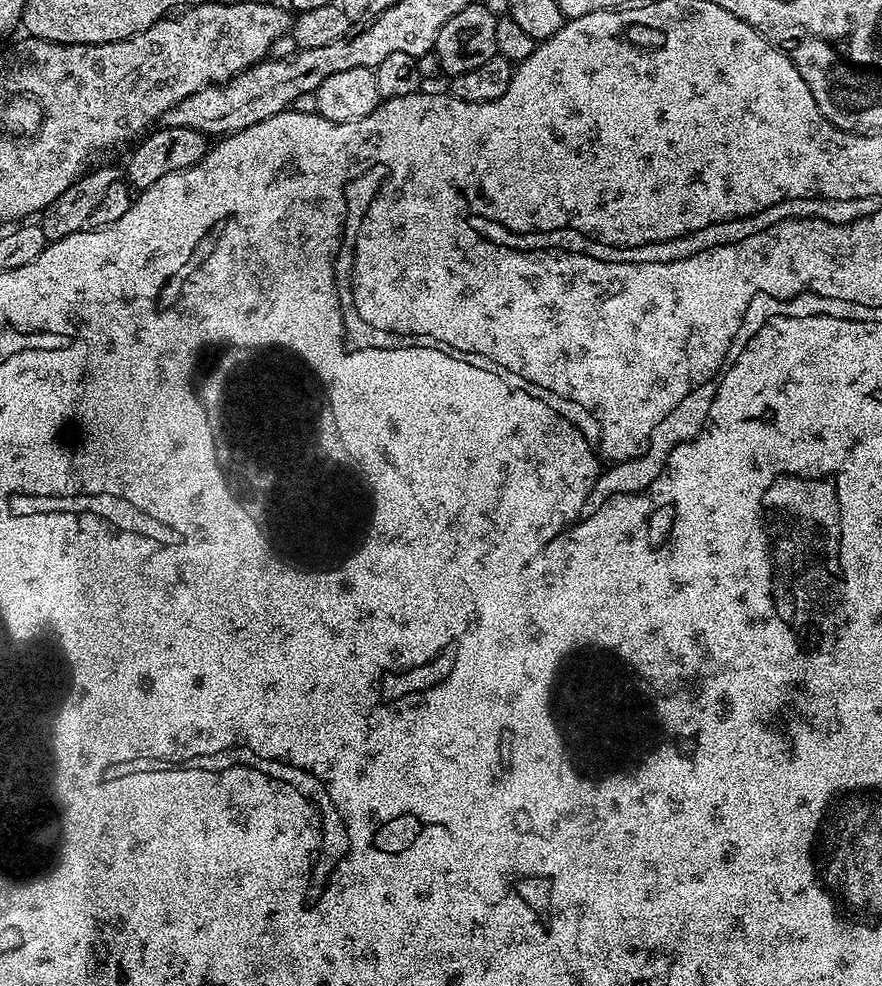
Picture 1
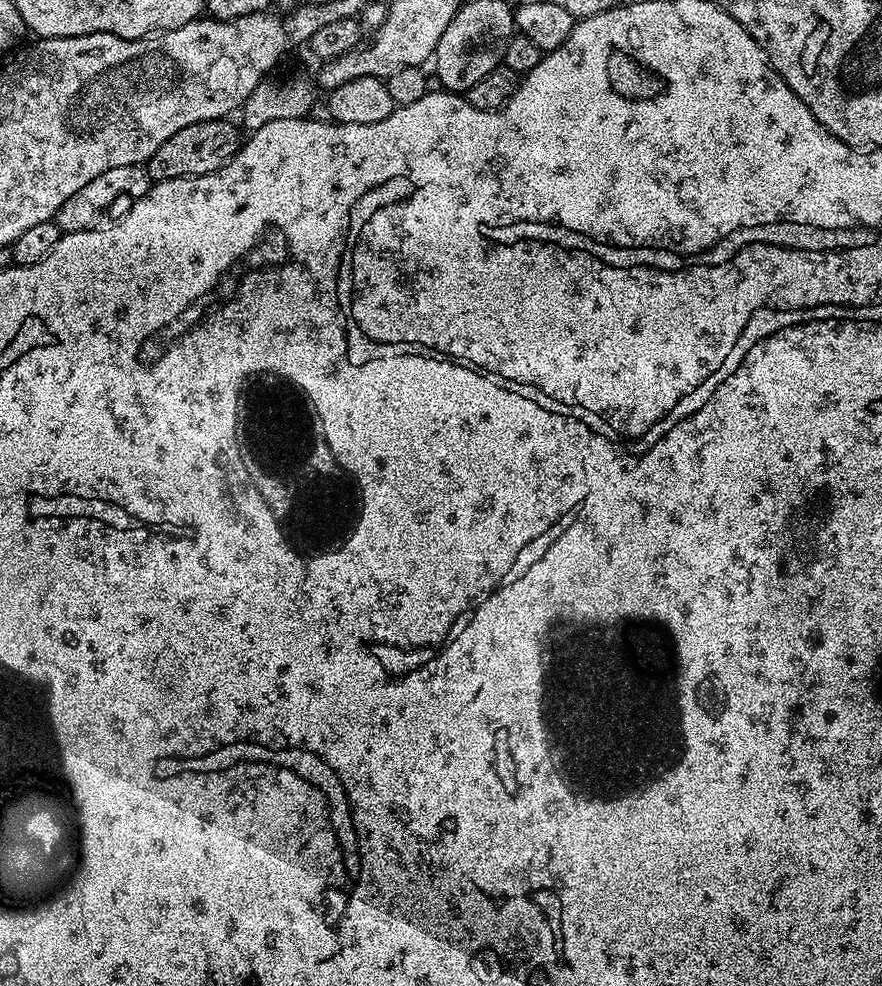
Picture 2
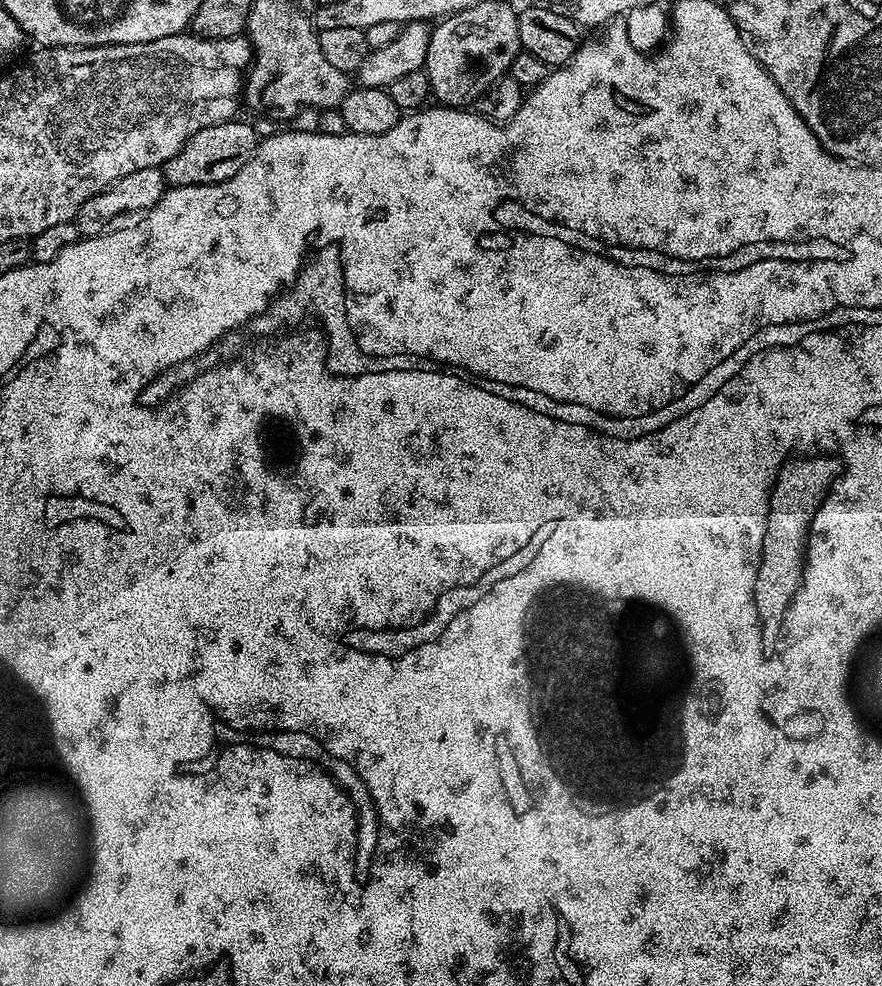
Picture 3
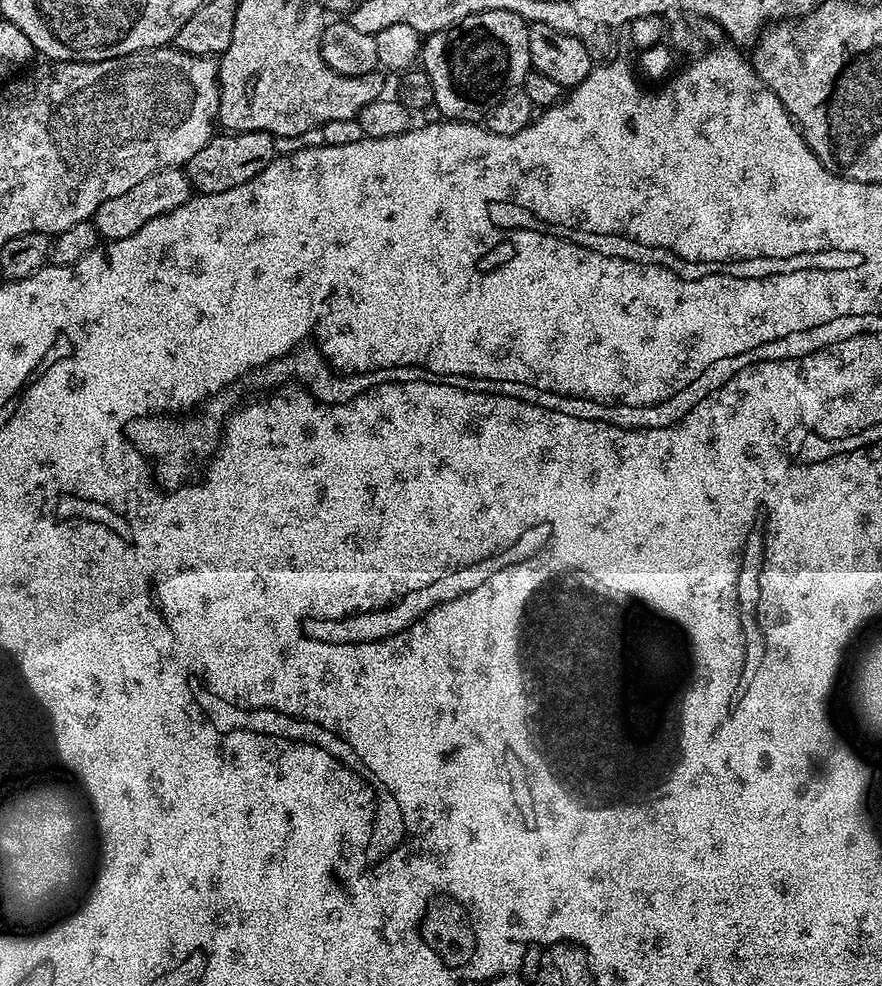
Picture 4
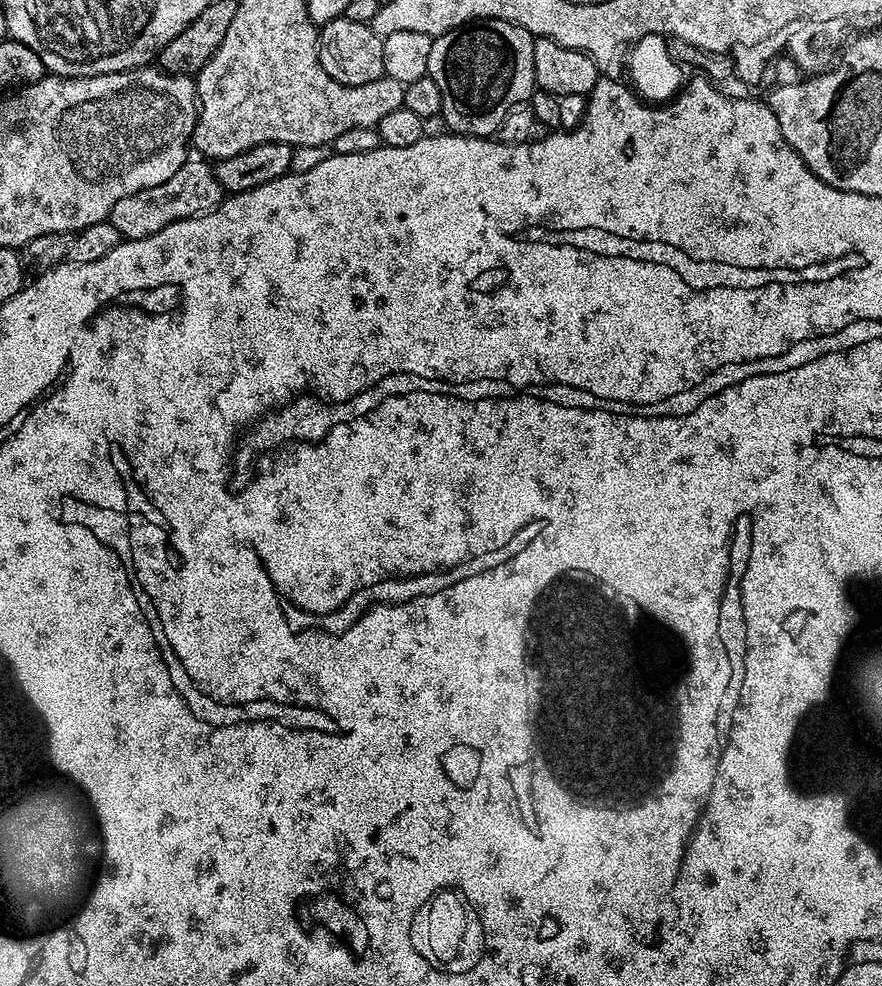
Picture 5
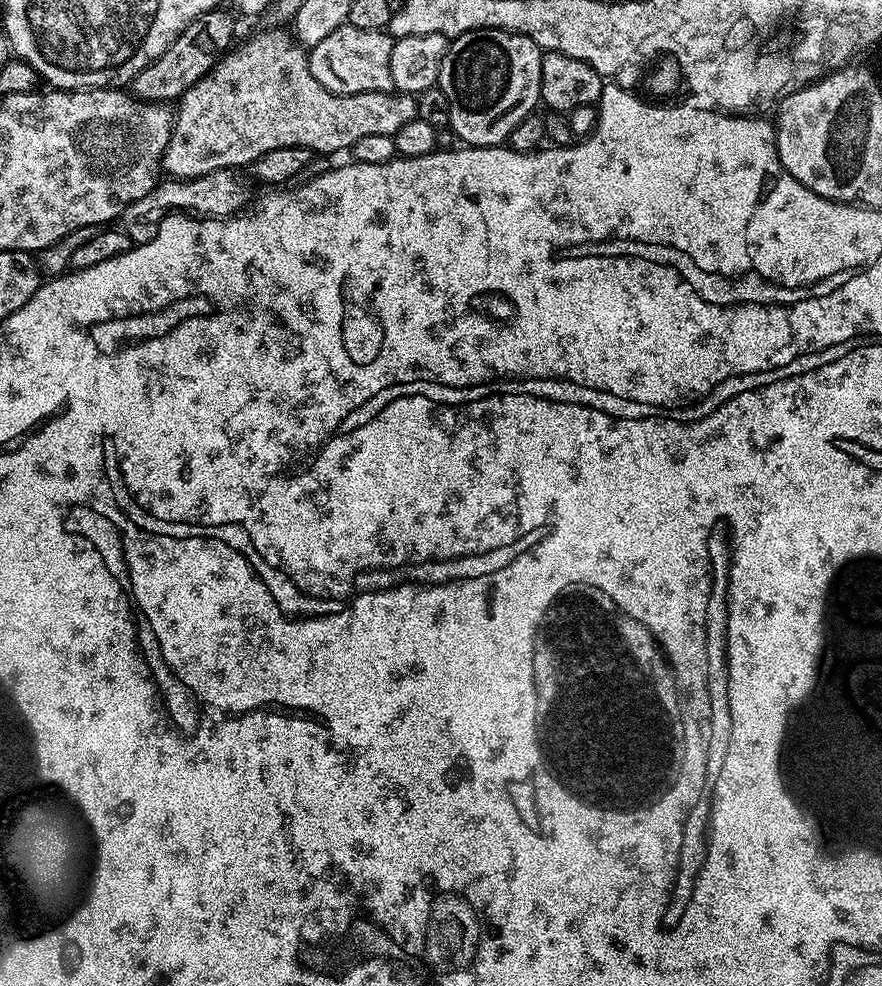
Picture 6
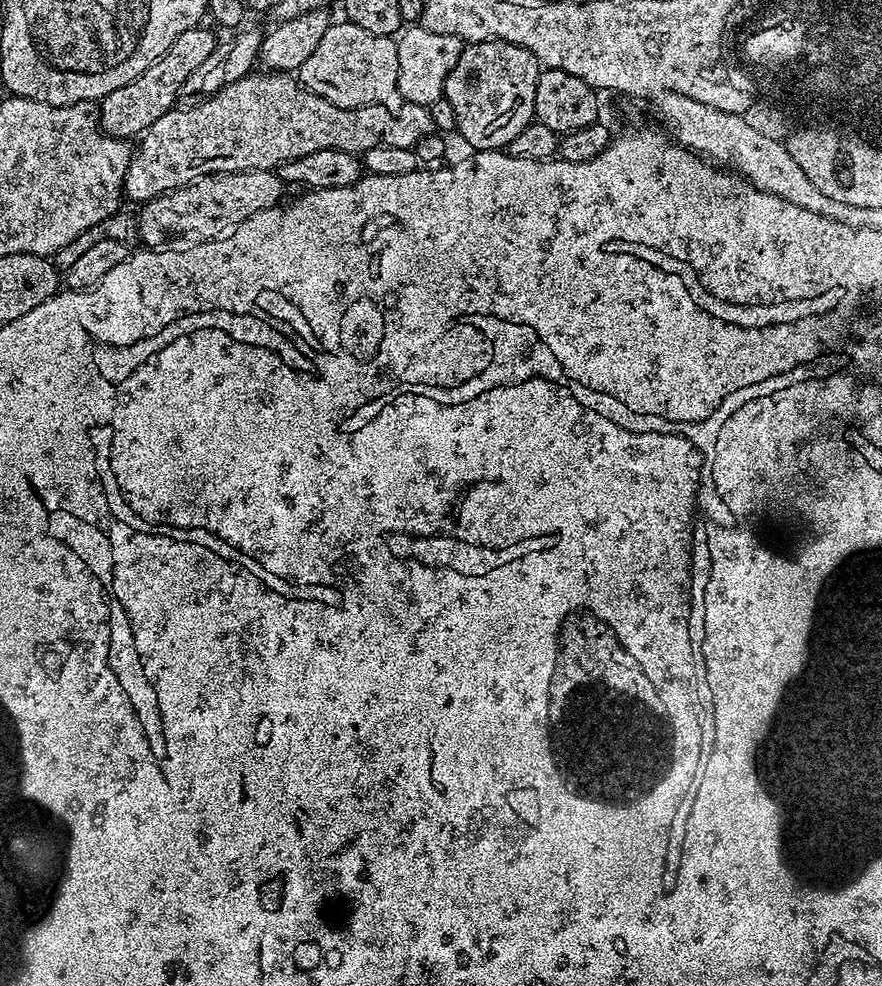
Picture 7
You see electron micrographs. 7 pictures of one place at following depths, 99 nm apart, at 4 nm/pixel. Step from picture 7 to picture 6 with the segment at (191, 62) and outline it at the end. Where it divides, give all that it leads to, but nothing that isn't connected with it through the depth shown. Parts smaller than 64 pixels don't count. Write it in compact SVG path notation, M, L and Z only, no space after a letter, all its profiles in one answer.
M218 7L194 18L194 22L190 22L186 26L186 30L182 30L182 34L178 34L178 38L174 38L172 45L154 63L146 66L132 79L131 95L135 96L137 100L149 102L179 101L187 88L196 85L214 67L217 60L233 47L232 35L236 32L236 24L232 21L233 13L224 11L223 7Z

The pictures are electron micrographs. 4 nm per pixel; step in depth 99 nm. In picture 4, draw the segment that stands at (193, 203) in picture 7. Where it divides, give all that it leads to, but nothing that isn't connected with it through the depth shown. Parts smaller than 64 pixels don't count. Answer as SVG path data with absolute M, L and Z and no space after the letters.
M184 168L158 170L150 174L150 178L142 178L142 182L138 182L138 186L133 186L131 190L126 190L126 194L118 194L118 198L110 198L110 202L102 202L102 206L98 206L98 210L92 215L91 221L105 241L130 238L130 234L142 230L146 222L178 210L178 206L192 199L193 195L194 189Z

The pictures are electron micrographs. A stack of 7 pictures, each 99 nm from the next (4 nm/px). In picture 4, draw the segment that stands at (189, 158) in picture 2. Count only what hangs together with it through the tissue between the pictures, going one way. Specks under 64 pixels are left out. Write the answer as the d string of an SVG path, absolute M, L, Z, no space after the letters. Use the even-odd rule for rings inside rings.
M228 132L213 135L211 140L190 158L186 165L188 181L200 194L218 194L222 190L234 190L234 186L242 186L242 182L250 182L278 155L277 137L268 132ZM224 135L224 136L220 136Z

